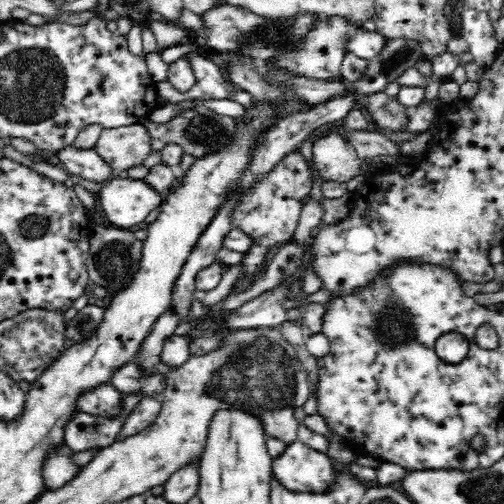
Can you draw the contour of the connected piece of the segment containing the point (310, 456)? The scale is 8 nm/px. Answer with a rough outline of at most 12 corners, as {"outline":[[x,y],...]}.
{"outline":[[296,440],[271,462],[290,492],[319,493],[336,484],[326,453]]}

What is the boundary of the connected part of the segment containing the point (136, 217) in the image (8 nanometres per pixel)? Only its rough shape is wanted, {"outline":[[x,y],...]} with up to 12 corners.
{"outline":[[144,179],[108,181],[96,195],[109,224],[128,229],[163,203]]}

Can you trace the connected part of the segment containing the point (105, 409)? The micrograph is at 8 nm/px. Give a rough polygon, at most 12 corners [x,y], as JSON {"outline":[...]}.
{"outline":[[106,382],[76,398],[79,412],[114,420],[124,395]]}

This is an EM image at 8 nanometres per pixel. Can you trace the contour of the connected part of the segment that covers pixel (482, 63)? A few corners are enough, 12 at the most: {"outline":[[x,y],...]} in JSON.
{"outline":[[464,10],[462,37],[478,66],[498,57],[499,42],[484,10]]}

